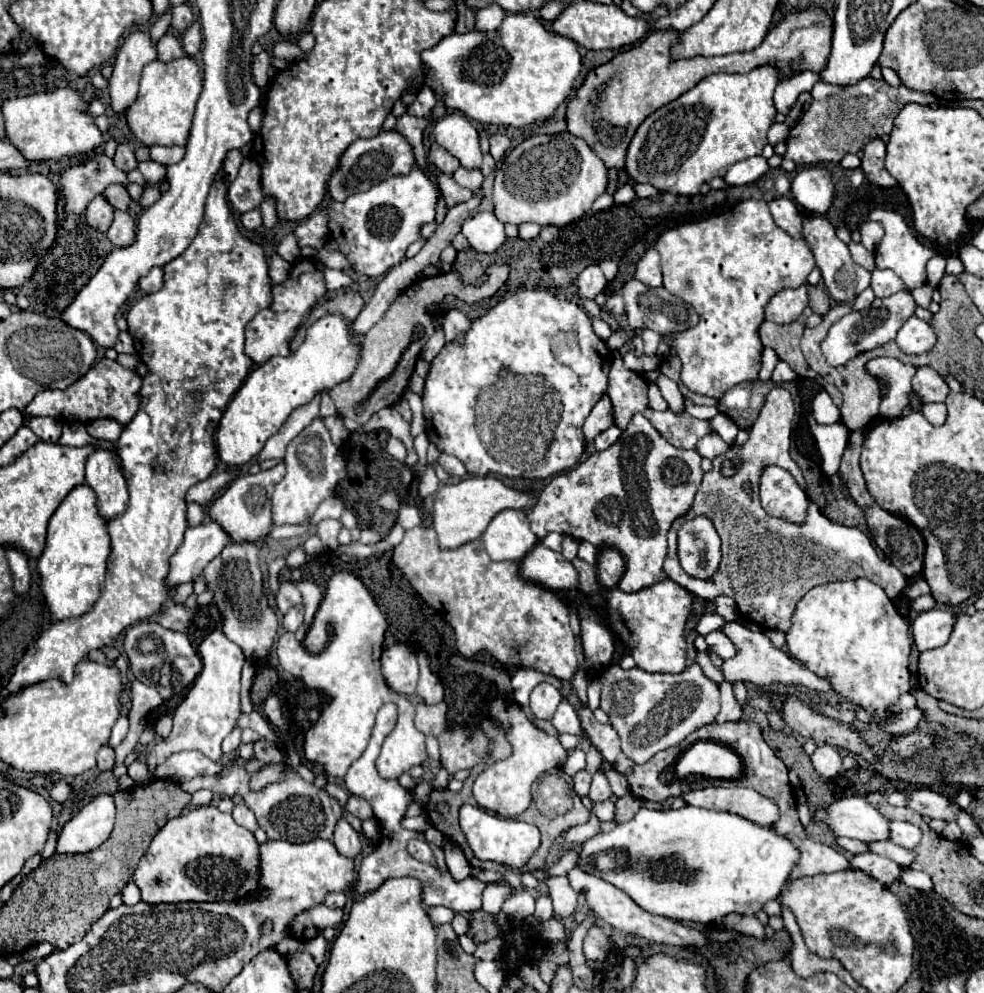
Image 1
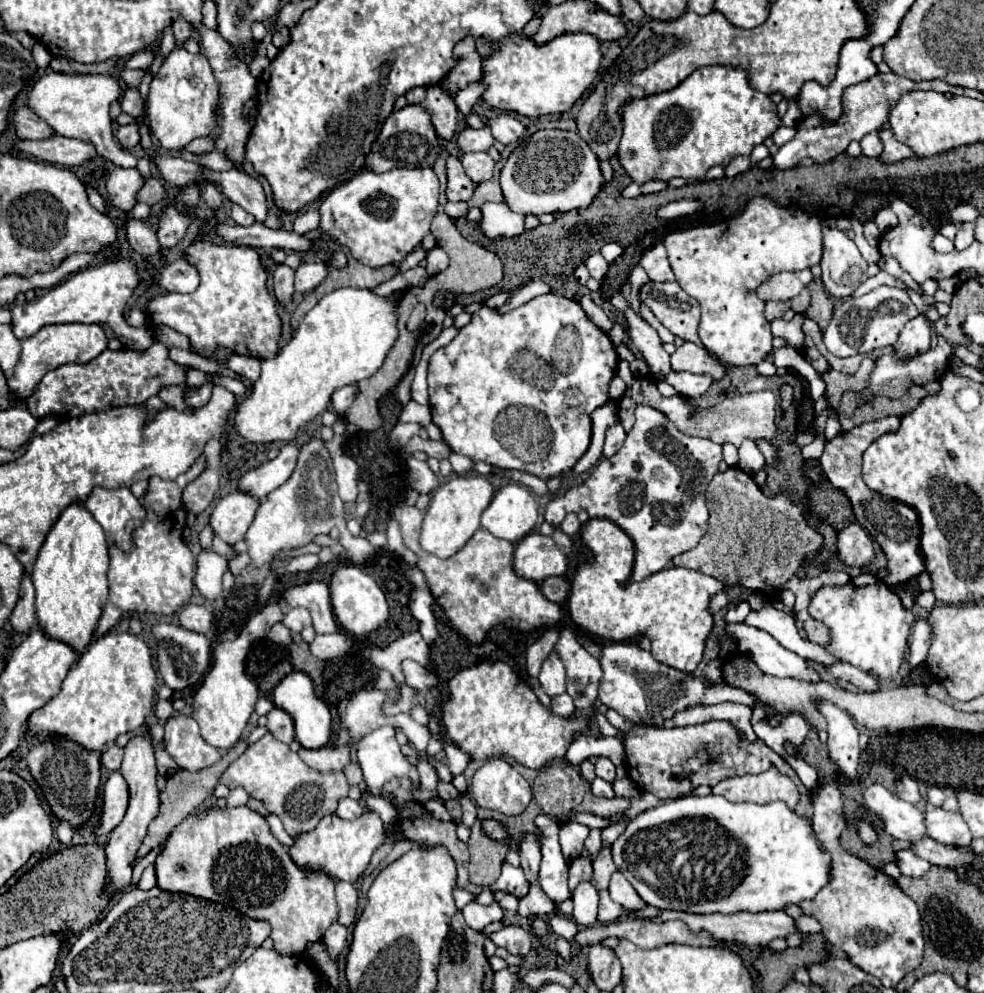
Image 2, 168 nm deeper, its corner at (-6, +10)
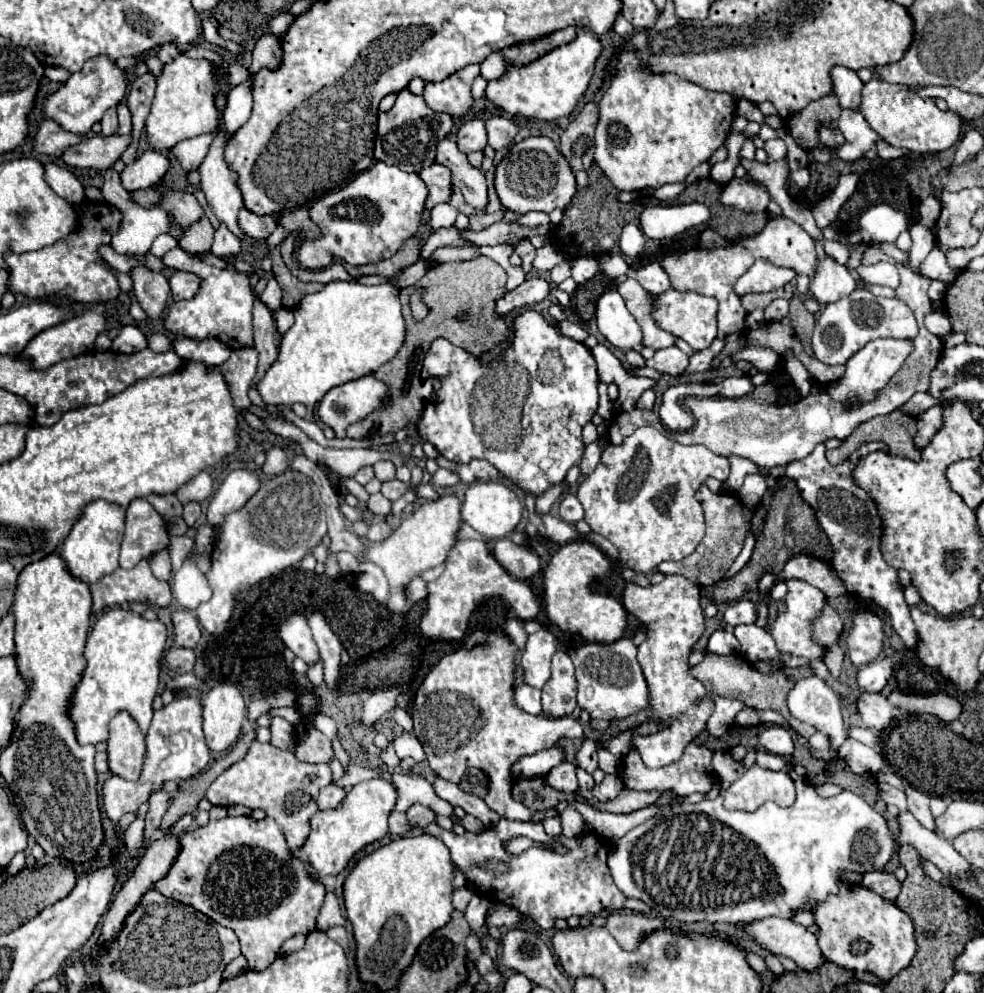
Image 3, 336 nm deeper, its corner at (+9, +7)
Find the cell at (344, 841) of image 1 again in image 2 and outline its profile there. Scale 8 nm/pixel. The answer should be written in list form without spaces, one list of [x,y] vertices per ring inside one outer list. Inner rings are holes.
[[[345,797],[339,801],[339,807],[335,811],[341,819],[357,819],[365,813],[365,807],[361,801],[353,801],[351,797]]]

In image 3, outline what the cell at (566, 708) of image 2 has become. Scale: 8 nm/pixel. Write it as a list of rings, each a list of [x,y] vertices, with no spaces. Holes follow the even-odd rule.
[[[522,684],[522,686],[514,688],[514,704],[528,714],[542,714],[540,690],[536,690],[528,684]]]

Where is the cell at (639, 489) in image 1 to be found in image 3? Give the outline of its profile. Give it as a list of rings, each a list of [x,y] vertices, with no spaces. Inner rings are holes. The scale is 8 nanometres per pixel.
[[[652,426],[638,428],[624,444],[610,444],[596,470],[578,486],[584,520],[608,538],[630,568],[646,574],[664,560],[682,560],[704,538],[704,514],[694,498],[698,486],[712,476],[726,482],[730,462],[704,446],[682,446]]]

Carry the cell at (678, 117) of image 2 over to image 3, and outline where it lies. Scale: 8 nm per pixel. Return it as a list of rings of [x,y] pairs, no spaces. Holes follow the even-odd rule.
[[[630,42],[616,46],[604,70],[608,88],[598,102],[596,164],[618,190],[642,190],[646,186],[684,182],[686,176],[724,144],[734,118],[730,94],[710,92],[698,84],[680,80],[672,72],[656,74],[642,66]]]

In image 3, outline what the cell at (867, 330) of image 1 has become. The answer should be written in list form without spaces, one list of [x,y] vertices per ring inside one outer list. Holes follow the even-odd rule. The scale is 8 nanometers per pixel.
[[[854,290],[850,296],[822,308],[812,336],[814,356],[824,364],[844,364],[864,344],[876,338],[912,340],[918,334],[914,312],[898,298],[880,298],[868,290]]]

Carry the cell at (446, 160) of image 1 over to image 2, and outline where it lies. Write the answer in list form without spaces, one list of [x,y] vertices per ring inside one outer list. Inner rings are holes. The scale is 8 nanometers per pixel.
[[[465,127],[455,135],[455,147],[459,153],[473,153],[473,151],[487,151],[493,145],[493,135],[489,127],[471,129]]]

